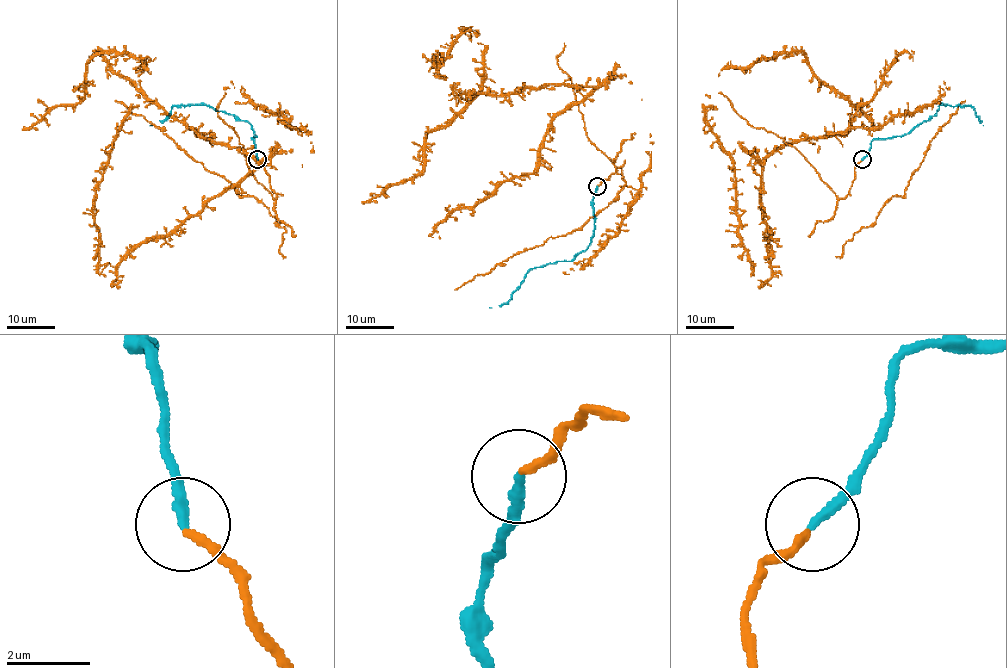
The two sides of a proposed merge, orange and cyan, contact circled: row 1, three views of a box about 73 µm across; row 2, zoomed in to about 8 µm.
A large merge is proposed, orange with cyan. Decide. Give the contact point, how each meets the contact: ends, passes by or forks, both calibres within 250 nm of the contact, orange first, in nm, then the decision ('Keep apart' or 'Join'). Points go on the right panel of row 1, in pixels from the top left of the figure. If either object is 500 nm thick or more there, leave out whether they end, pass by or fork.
Place: (862, 159). At the ring orange ends. At the ring cyan ends. Thickness 190 nm (orange) against 240 nm. Join

